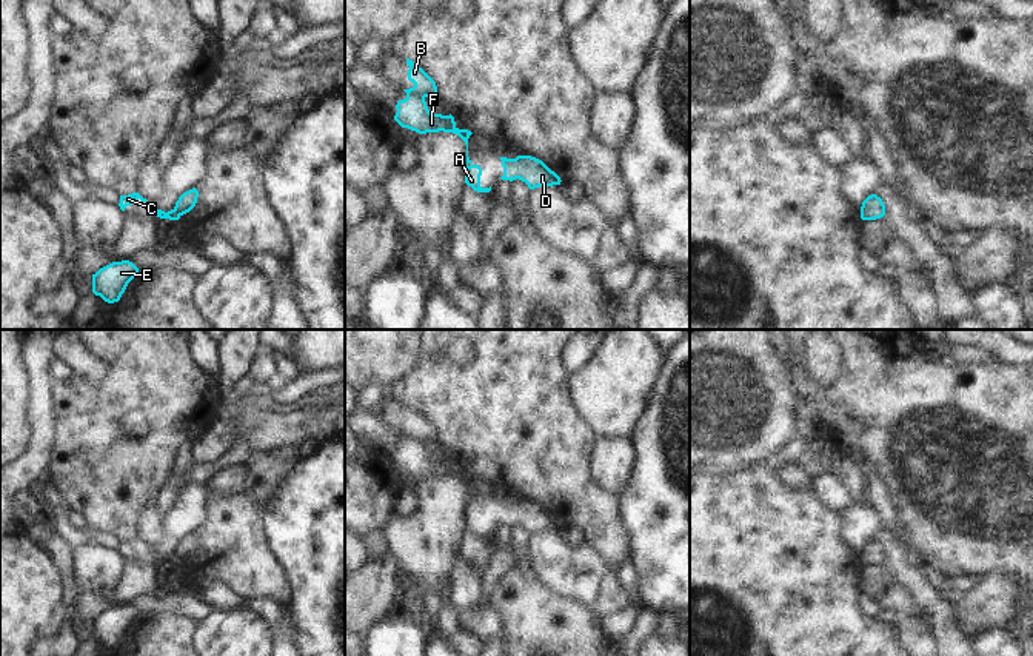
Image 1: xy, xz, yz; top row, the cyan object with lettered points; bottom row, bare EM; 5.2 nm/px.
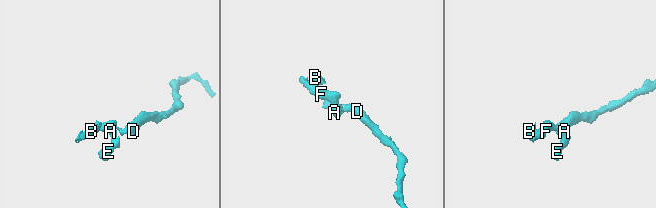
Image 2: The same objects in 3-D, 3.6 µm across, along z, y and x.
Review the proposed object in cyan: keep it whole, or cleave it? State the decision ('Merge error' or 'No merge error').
No merge error.

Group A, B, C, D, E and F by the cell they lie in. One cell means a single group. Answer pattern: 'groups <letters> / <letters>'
groups A B C D E F

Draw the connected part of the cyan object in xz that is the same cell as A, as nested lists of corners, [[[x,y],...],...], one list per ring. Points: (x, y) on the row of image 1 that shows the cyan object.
[[[406,59],[406,65],[410,66],[408,80],[413,82],[414,86],[403,89],[406,97],[397,102],[394,120],[402,128],[408,128],[419,134],[439,131],[457,134],[466,145],[465,183],[477,192],[490,192],[491,186],[480,186],[482,168],[479,165],[473,165],[468,157],[468,139],[473,132],[468,129],[459,129],[451,114],[433,114],[428,109],[425,99],[437,97],[436,82],[413,60]]]

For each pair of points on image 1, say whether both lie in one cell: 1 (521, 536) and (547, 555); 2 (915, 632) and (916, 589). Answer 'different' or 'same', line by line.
1: different
2: different

